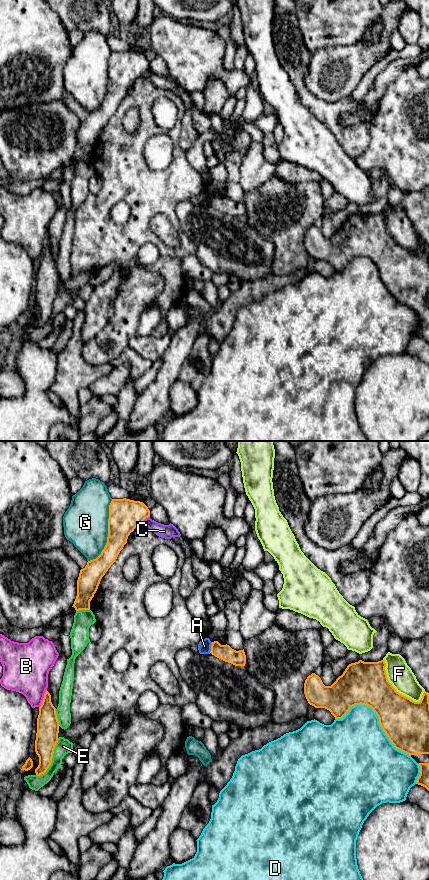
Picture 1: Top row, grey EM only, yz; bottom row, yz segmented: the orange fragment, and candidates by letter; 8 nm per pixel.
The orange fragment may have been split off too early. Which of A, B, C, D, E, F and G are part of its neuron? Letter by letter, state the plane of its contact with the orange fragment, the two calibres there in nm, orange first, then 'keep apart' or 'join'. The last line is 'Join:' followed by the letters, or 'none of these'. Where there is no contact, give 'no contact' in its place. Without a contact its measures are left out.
A: contact in yz; calibres 130 and 110 nm; keep apart
B: contact in yz; calibres 180 and 340 nm; keep apart
C: contact in yz; calibres 260 and 110 nm; keep apart
D: contact in yz; calibres 360 and 440 nm; keep apart
E: contact in yz; calibres 180 and 120 nm; keep apart
F: contact in yz; calibres 340 and 200 nm; keep apart
G: contact in yz; calibres 260 and 360 nm; keep apart
Join: none of these

